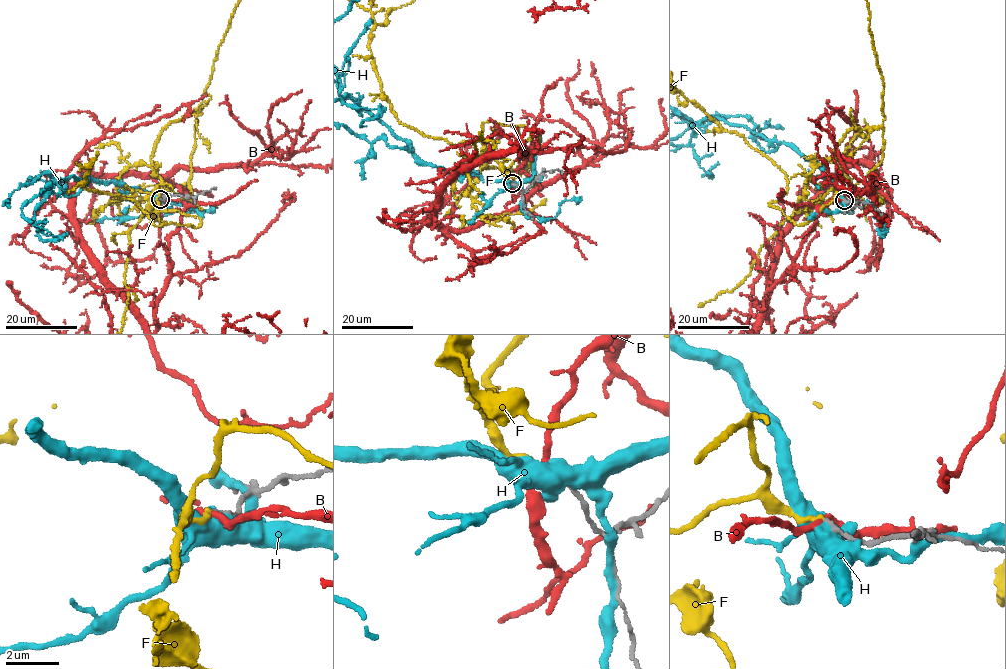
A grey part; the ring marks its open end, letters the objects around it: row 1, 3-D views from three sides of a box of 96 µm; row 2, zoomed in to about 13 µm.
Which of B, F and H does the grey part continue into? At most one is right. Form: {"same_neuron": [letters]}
{"same_neuron": ["F"]}

